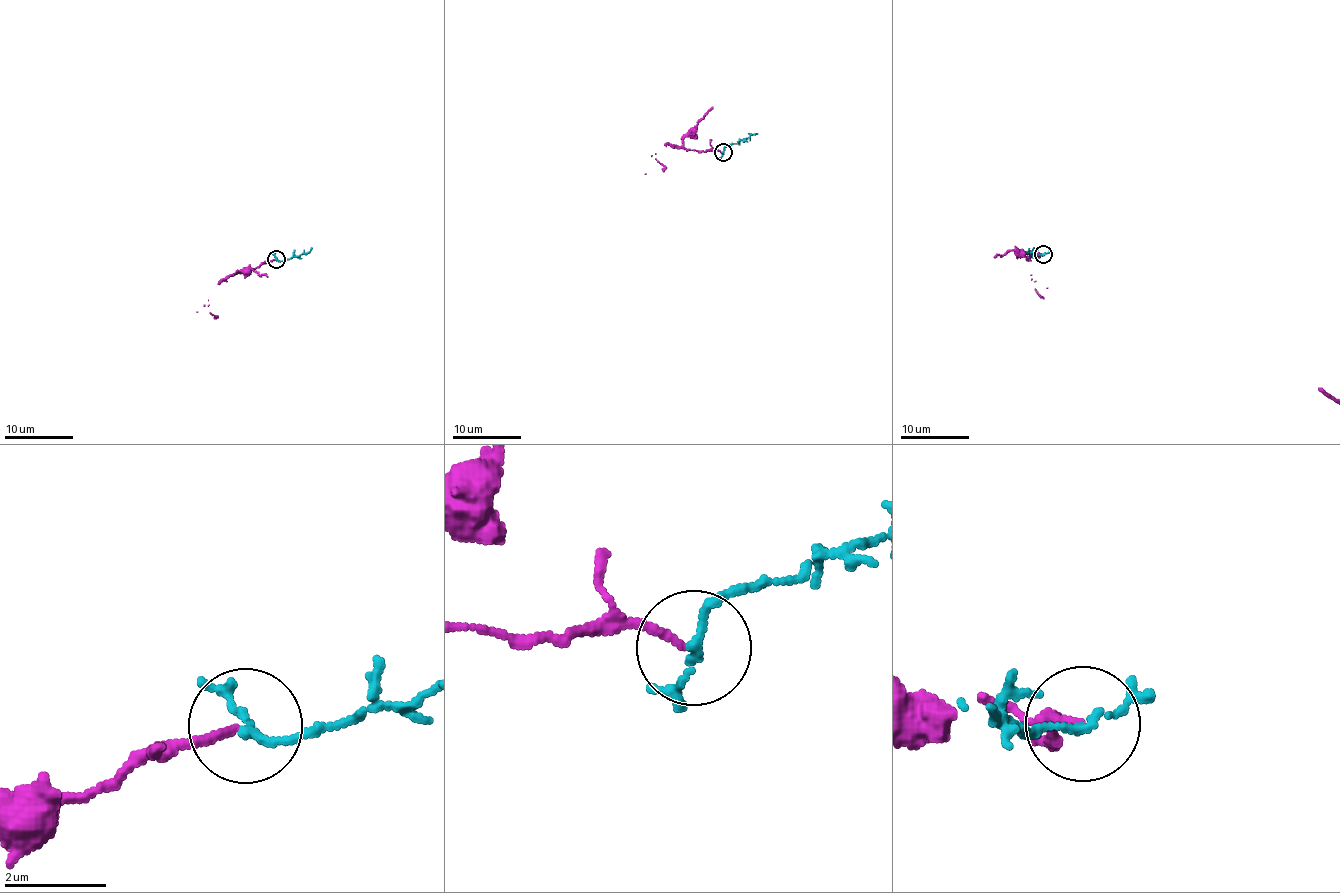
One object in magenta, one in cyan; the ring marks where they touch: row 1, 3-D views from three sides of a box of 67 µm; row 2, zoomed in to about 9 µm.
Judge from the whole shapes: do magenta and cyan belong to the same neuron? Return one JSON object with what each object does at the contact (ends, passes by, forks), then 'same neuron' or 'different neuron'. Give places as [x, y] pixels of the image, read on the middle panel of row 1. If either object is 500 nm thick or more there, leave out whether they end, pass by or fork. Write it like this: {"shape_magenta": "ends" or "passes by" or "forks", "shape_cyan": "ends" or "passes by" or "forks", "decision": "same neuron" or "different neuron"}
{"shape_magenta": "ends", "shape_cyan": "passes by", "decision": "same neuron"}

